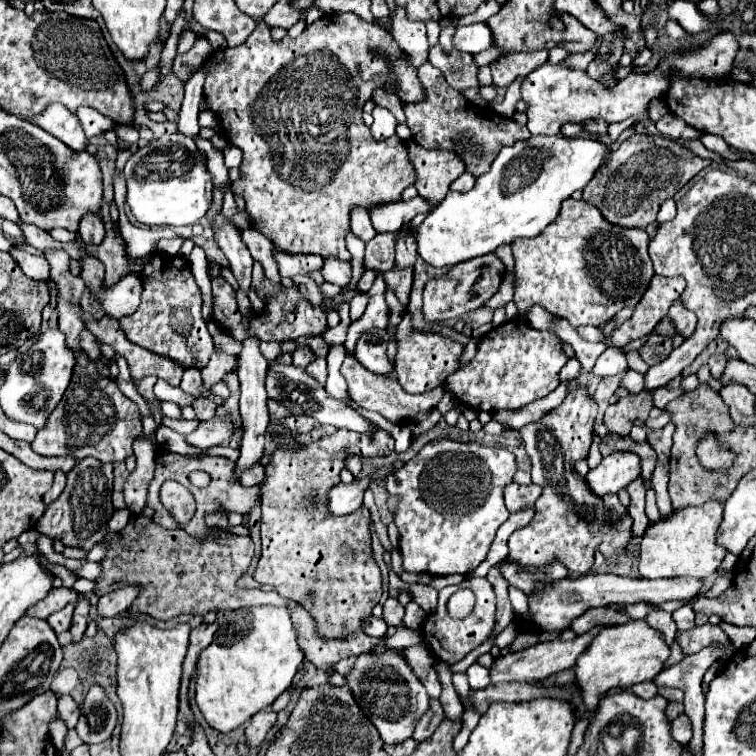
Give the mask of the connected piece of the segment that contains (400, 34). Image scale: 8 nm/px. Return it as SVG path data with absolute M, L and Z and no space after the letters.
M397 7L393 15L393 31L391 31L395 43L405 53L411 67L421 67L427 61L427 33L423 21L409 21L401 7Z

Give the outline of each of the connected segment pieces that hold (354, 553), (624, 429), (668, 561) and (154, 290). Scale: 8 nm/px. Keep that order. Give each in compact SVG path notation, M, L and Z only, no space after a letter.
M377 429L375 435L359 435L355 431L335 431L321 441L309 443L299 451L299 455L283 455L275 451L267 469L267 481L261 485L261 541L263 555L255 569L255 579L259 583L273 585L275 591L287 599L303 603L311 615L315 615L321 635L347 635L351 631L361 631L361 621L371 615L371 609L381 599L381 573L371 553L371 533L369 533L369 511L365 507L357 509L351 515L338 517L323 515L323 503L327 503L327 487L339 483L339 471L345 467L349 455L359 455L361 459L383 457L393 451L393 437Z
M643 389L641 393L629 393L627 397L607 407L603 415L603 423L609 429L609 433L629 435L635 421L645 421L649 417L651 407L653 407L653 399L649 391Z
M707 501L701 507L687 507L683 511L675 511L669 519L661 519L653 527L647 527L641 541L641 561L639 561L639 577L641 579L673 579L673 577L709 577L717 571L727 551L715 543L715 531L723 519L723 503Z
M155 253L151 261L145 265L141 281L143 281L143 297L139 311L143 309L143 313L139 313L139 317L127 317L119 321L127 339L159 357L175 361L183 369L187 367L203 369L209 363L209 357L215 347L211 333L207 331L207 323L201 317L201 305L203 305L201 291L191 275L189 263L179 255L169 259Z

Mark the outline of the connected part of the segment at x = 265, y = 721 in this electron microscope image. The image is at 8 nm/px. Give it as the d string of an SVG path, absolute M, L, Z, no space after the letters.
M265 709L265 711L259 711L257 715L253 715L251 725L247 725L247 729L245 729L247 743L251 747L261 745L265 741L265 735L269 733L269 729L275 725L275 721L277 721L277 713L273 713L271 709Z

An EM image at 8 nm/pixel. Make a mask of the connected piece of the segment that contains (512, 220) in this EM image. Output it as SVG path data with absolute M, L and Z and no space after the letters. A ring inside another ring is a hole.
M537 135L525 143L503 147L491 165L491 171L481 175L471 191L449 191L443 203L439 203L417 227L419 257L433 267L453 267L461 261L495 251L499 243L505 245L513 243L517 237L539 235L551 221L555 221L561 203L571 197L573 191L583 189L593 179L603 157L607 155L611 155L611 151L601 141L569 139L563 135ZM517 161L527 163L539 173L531 183L509 191L511 177L517 175ZM487 217L489 227L485 223Z

